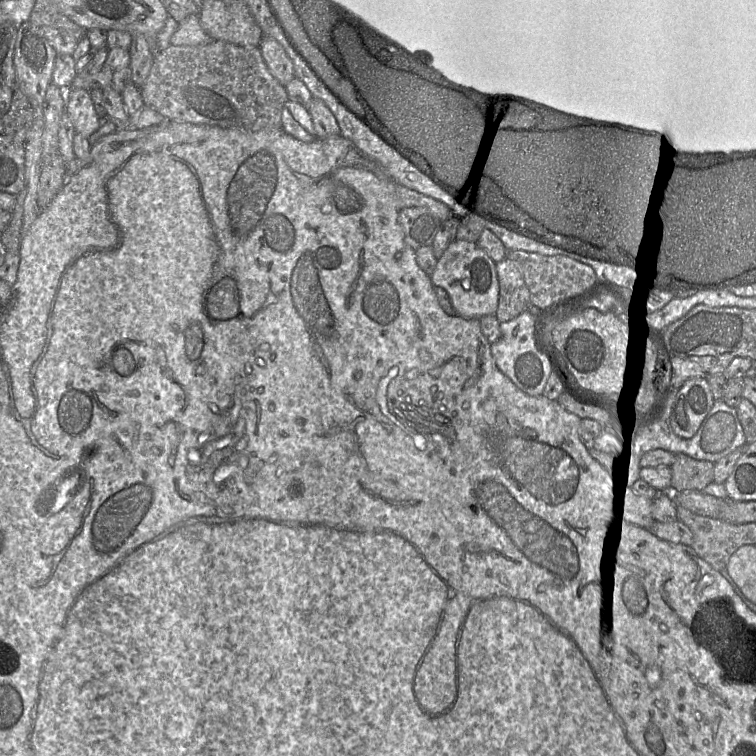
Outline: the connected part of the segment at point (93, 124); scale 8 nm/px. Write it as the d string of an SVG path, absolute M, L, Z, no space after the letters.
M85 88L70 89L67 103L69 115L77 133L90 137L101 125L90 91Z

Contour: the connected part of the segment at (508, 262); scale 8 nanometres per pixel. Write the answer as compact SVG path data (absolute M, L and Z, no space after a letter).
M507 256L496 263L496 271L499 301L495 316L502 323L529 309L531 295L517 262Z

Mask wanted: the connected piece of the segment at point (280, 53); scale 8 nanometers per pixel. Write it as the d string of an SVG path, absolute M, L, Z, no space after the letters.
M264 35L258 48L269 72L286 86L295 77L295 71L284 48L275 39Z

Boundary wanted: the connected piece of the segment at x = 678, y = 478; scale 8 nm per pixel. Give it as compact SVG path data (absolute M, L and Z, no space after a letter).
M674 453L674 462L670 465L671 486L674 493L685 490L703 489L713 482L714 463L706 460L696 460L684 453Z

